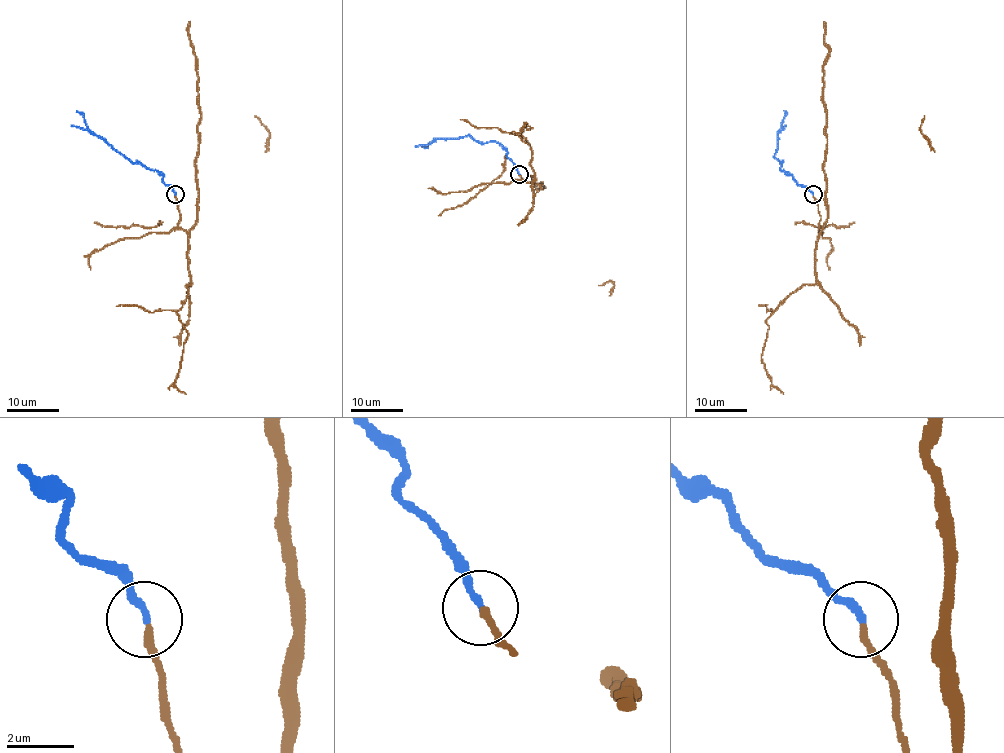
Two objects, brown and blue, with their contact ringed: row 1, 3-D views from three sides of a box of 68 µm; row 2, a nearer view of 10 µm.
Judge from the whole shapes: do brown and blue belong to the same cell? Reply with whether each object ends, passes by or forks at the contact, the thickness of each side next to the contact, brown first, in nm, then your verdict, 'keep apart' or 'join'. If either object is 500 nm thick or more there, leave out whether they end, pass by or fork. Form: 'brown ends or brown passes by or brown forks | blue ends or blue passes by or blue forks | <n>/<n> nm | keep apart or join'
brown ends | blue ends | 200/220 nm | join

